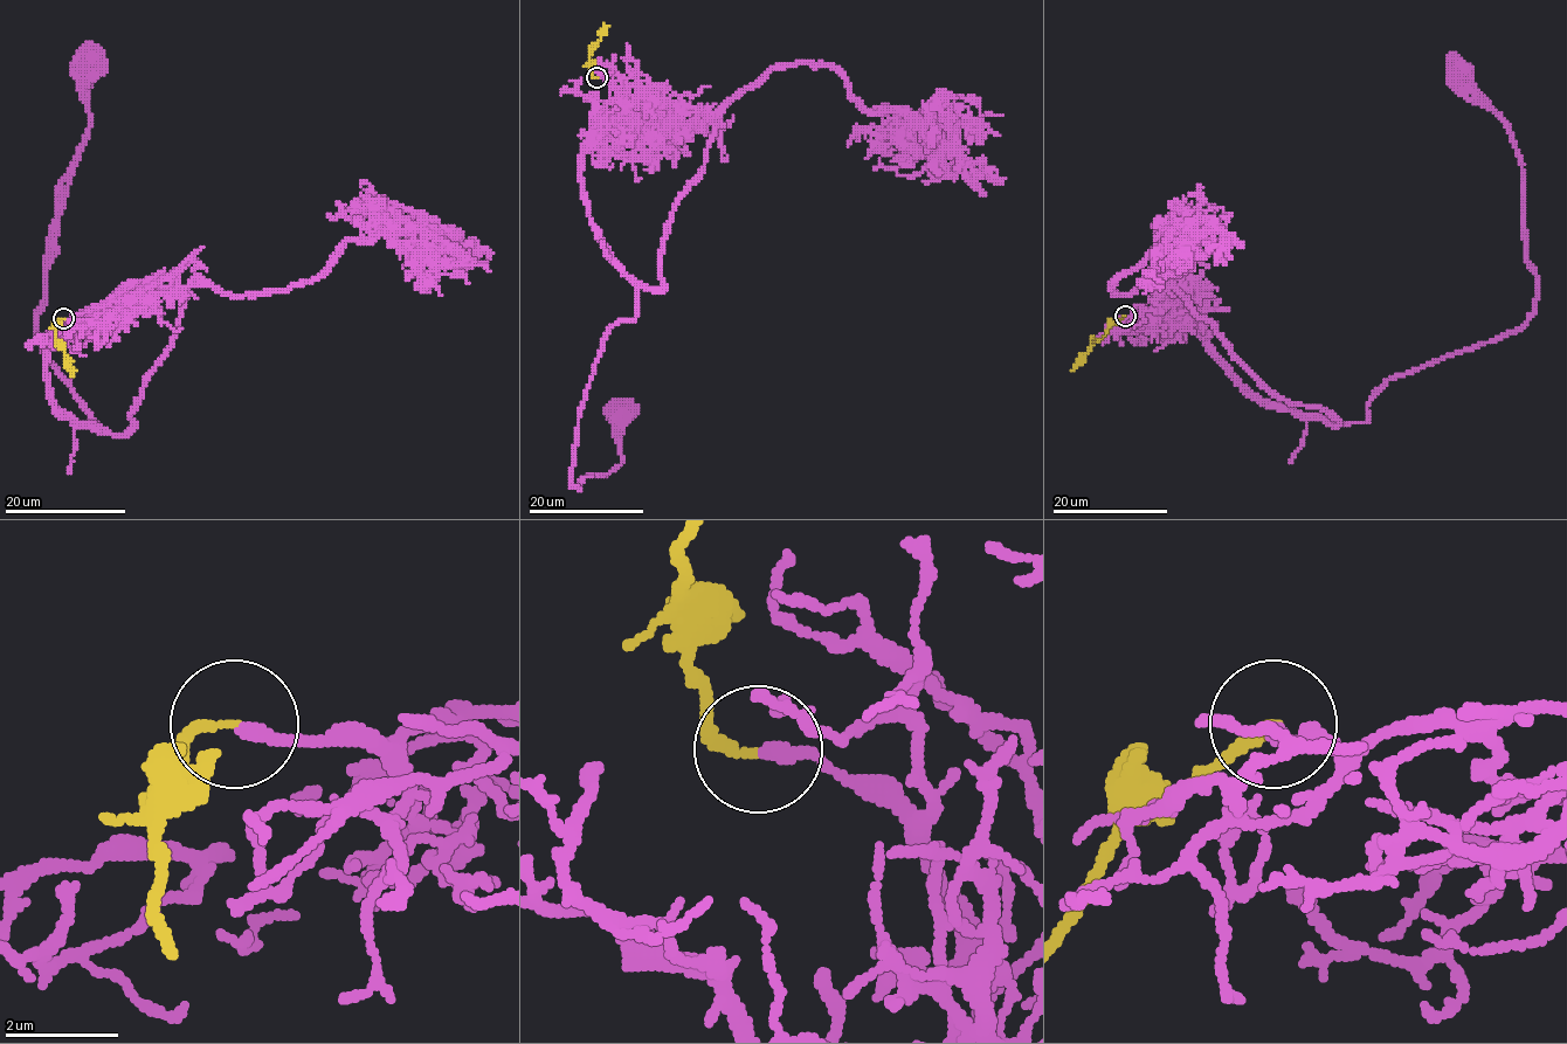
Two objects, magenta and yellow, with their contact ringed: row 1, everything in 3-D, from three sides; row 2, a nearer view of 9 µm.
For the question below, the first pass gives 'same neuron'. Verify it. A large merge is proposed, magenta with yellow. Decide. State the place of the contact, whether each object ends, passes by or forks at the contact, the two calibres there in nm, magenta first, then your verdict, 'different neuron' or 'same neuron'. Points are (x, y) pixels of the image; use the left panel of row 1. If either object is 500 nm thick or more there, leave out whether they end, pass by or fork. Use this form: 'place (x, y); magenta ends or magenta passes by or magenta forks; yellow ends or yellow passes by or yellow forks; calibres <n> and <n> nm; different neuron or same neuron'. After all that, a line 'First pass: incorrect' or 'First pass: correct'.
place (63, 318); magenta ends; yellow ends; calibres 260 and 170 nm; different neuron
First pass: incorrect

